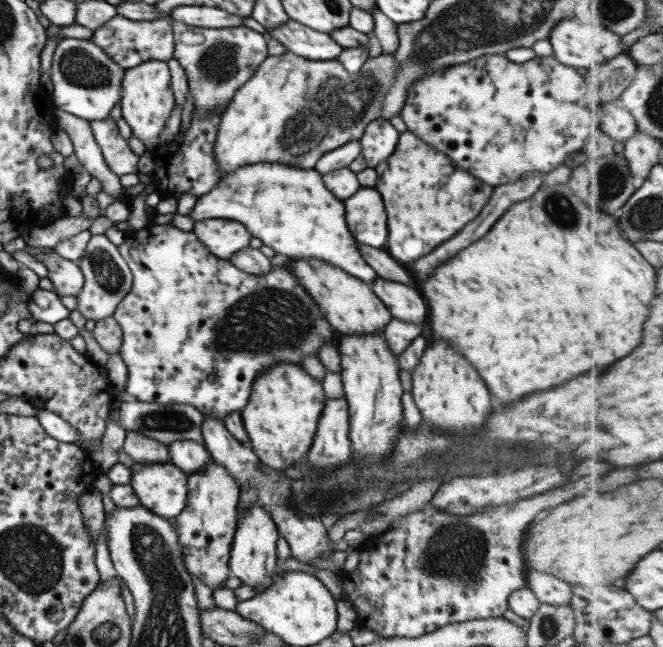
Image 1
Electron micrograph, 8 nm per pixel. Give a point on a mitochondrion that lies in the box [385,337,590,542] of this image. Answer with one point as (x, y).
(510, 450)

